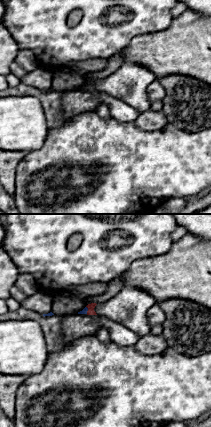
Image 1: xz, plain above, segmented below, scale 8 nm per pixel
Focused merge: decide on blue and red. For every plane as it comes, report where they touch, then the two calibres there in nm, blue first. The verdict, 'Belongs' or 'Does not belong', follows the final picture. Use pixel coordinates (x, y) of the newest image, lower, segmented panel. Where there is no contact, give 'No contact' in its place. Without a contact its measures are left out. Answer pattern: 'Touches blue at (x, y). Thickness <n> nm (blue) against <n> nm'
Touches blue at (87, 310). Thickness 50 nm (blue) against 50 nm

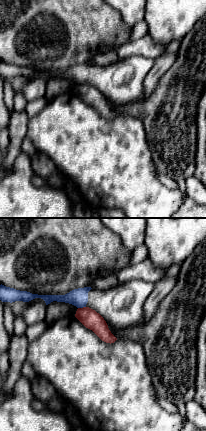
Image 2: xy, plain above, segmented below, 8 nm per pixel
Touches blue at (81, 307). Thickness 140 nm (blue) against 150 nm

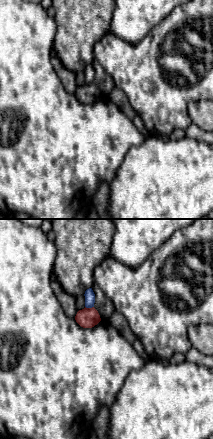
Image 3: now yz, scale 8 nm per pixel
Touches blue at (89, 307). Thickness 80 nm (blue) against 160 nm

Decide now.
Does not belong

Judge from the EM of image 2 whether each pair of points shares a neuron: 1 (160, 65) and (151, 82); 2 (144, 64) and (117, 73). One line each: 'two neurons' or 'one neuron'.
1: one neuron
2: one neuron

